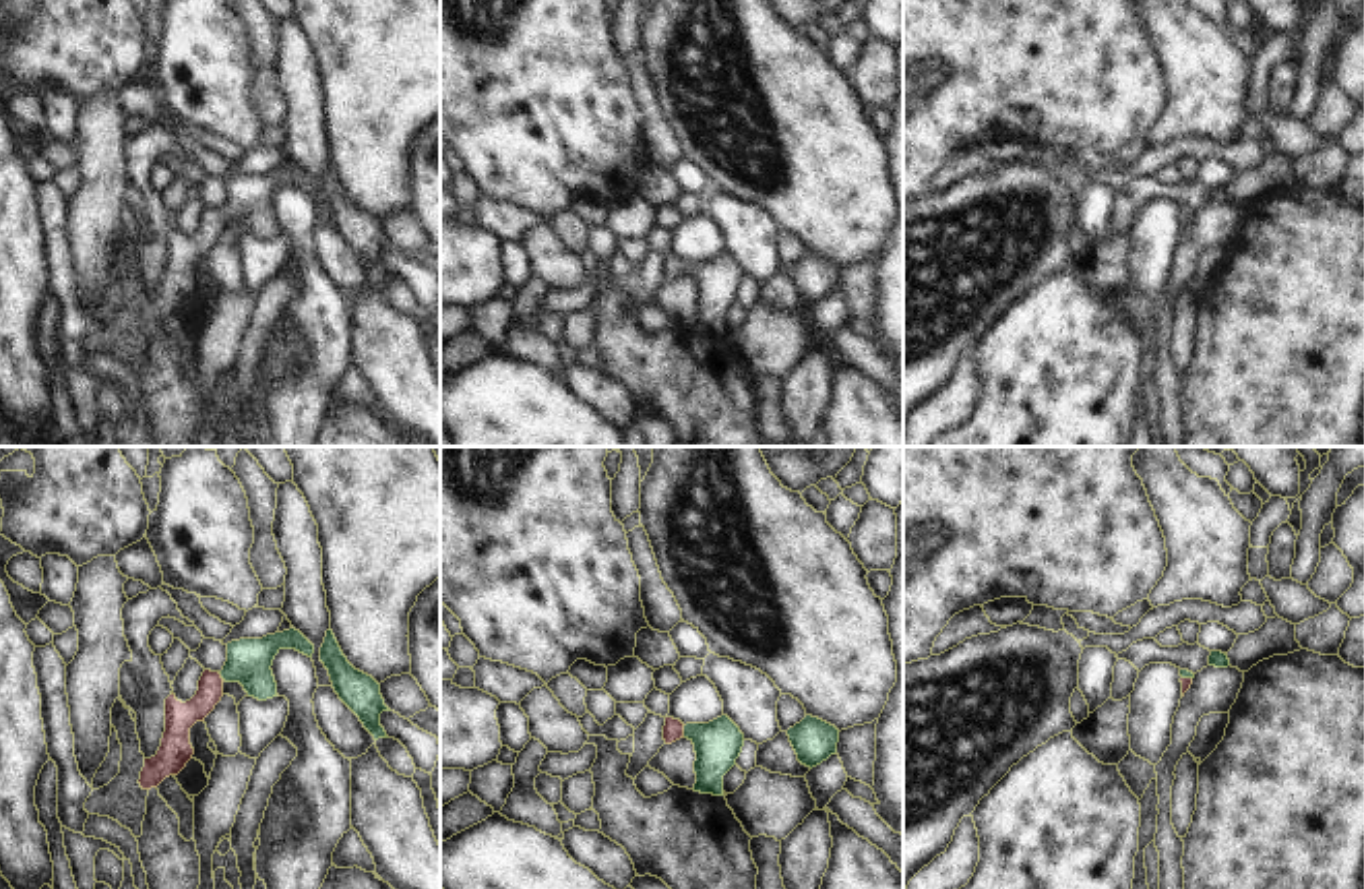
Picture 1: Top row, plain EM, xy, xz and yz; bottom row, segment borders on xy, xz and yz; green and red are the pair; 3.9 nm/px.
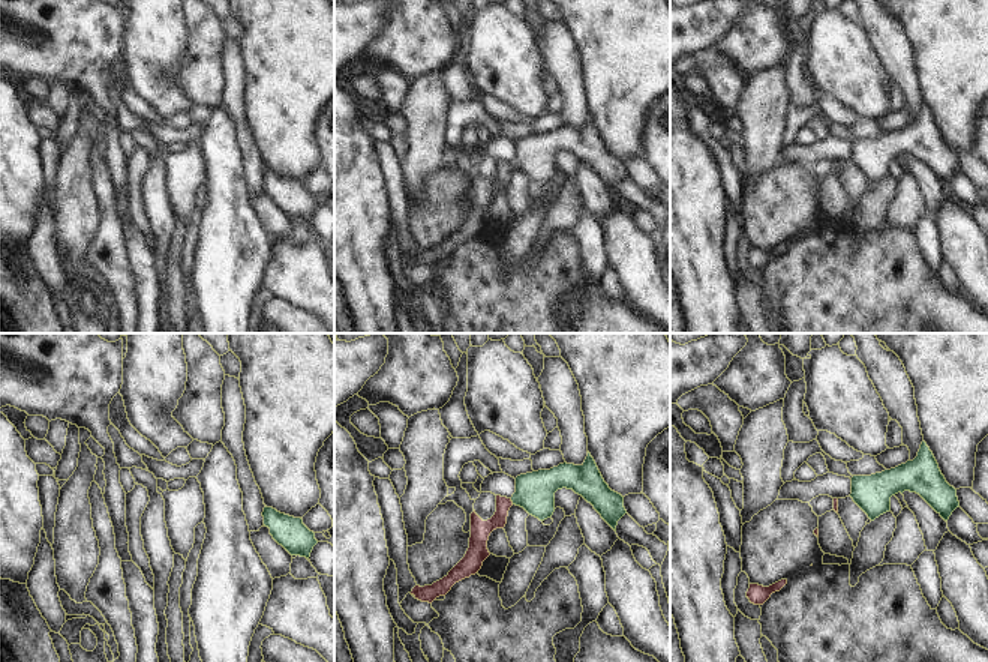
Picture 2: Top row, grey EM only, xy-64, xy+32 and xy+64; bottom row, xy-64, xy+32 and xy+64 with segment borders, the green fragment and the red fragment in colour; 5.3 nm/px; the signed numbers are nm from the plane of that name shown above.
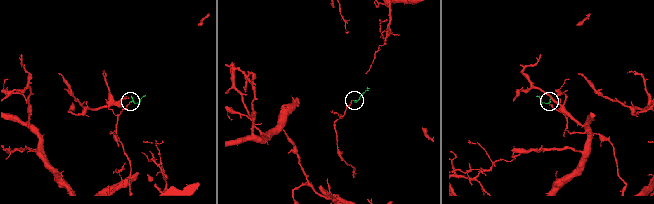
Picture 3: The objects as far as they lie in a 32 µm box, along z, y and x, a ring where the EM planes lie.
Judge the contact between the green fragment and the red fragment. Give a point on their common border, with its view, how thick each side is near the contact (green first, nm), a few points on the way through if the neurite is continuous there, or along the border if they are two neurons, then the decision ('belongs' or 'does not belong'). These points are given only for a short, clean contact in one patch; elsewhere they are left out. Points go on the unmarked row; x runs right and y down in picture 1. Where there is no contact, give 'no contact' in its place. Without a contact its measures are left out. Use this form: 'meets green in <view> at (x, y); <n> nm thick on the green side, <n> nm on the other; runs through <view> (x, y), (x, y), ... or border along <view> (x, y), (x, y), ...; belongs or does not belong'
meets green in xz at (685, 269); 180 nm thick on the green side, 80 nm on the other; runs through xz (718, 282), (697, 269), (685, 269), (674, 265); belongs

